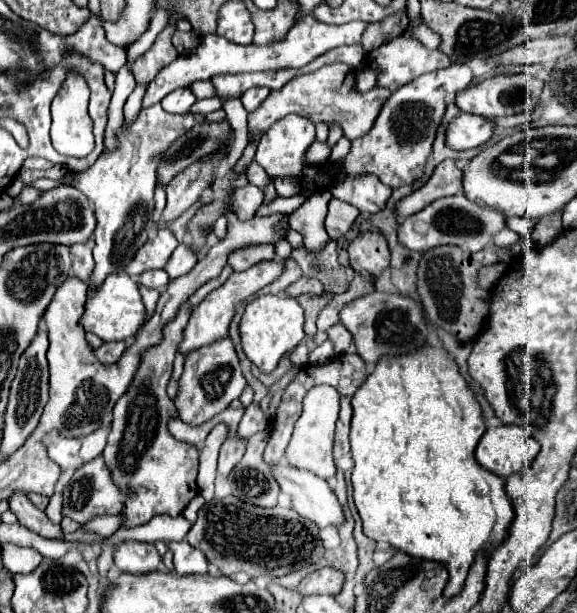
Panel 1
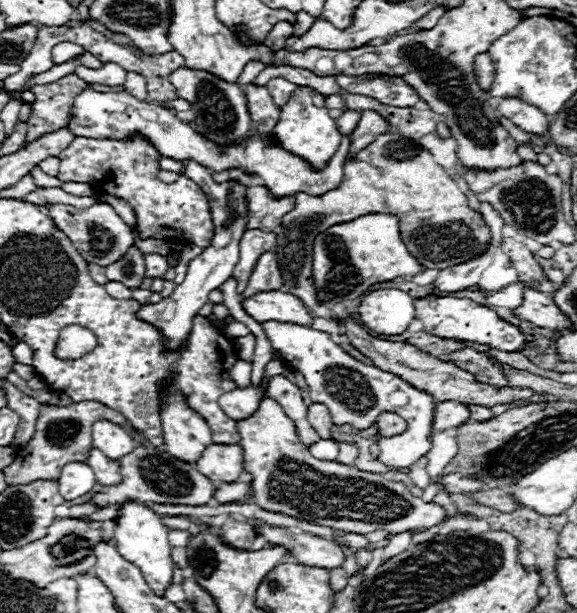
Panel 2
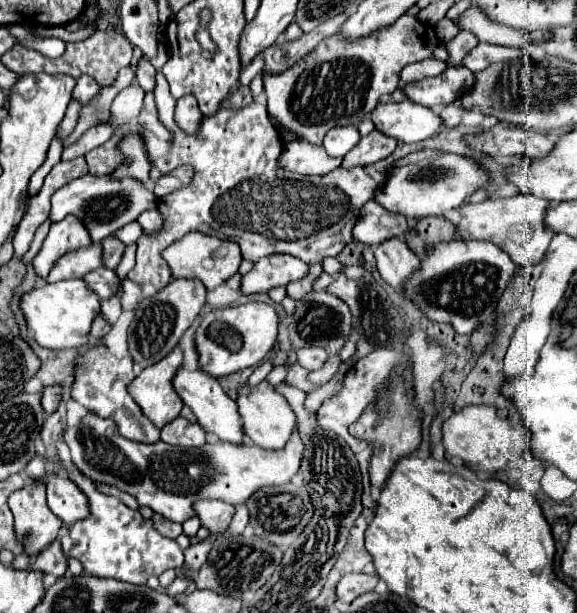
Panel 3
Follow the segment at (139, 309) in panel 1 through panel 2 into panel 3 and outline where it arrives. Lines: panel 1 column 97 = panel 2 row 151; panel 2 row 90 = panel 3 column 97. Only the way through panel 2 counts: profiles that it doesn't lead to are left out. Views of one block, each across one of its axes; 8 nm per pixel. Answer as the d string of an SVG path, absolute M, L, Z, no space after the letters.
M64 280L32 288L22 298L22 310L26 314L28 328L40 346L78 348L90 342L92 322L100 314L100 298L86 286L84 280Z

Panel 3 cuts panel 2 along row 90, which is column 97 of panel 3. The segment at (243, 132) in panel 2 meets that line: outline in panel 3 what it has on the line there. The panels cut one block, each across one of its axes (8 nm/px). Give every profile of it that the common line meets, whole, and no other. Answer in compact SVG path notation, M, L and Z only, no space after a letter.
M86 174L78 180L70 180L66 186L58 188L52 196L52 210L50 210L50 222L60 222L68 214L76 216L86 230L90 232L92 242L100 242L106 236L120 230L124 224L134 222L144 210L156 208L156 196L148 188L144 188L140 182L132 178L112 180L110 176L92 176Z

